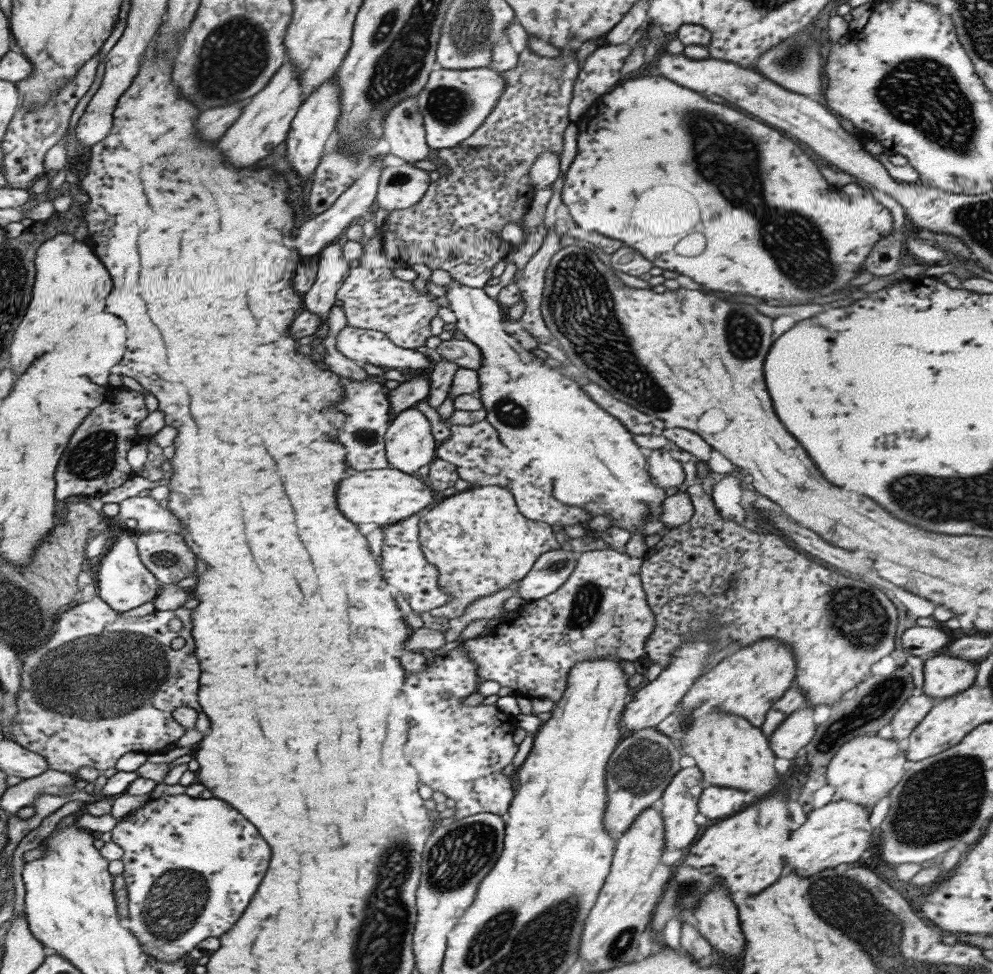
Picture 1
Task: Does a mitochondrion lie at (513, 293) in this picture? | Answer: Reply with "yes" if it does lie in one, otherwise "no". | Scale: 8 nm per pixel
no

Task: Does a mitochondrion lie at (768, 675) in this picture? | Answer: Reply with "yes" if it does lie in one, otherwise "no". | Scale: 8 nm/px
no

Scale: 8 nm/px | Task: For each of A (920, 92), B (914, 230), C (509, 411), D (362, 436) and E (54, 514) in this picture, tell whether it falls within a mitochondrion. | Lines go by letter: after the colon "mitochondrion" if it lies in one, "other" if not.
A: mitochondrion
B: other
C: mitochondrion
D: mitochondrion
E: other

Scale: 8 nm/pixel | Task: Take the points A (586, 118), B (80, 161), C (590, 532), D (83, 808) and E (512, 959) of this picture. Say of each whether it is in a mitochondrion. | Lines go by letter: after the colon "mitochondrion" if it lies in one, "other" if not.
A: other
B: other
C: other
D: other
E: mitochondrion

